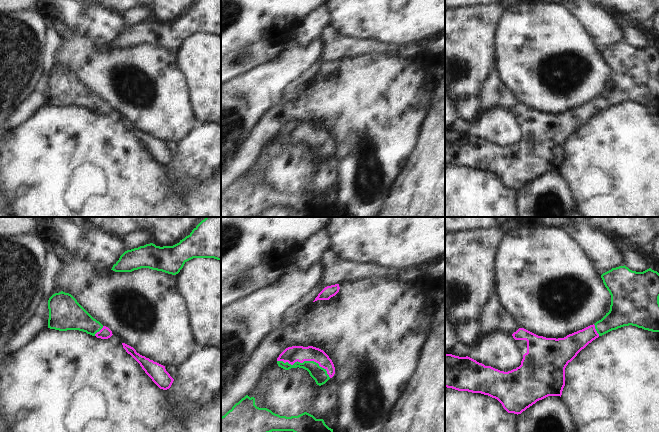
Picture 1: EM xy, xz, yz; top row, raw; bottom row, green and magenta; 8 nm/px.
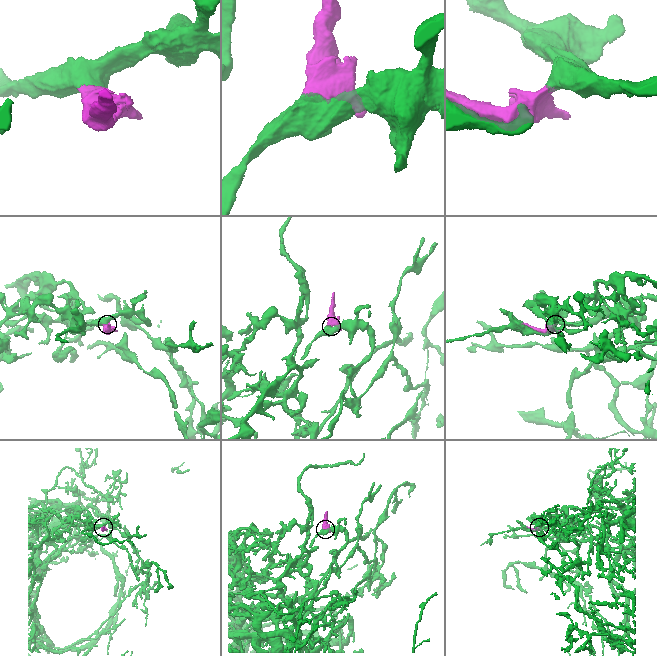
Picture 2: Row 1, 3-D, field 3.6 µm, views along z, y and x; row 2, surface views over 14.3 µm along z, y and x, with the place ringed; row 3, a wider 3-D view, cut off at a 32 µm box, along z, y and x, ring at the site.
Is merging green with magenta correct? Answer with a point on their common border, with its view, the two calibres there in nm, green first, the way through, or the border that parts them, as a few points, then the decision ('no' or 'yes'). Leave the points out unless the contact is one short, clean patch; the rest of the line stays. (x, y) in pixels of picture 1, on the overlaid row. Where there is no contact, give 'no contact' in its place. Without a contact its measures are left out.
xz (305, 361) | 120/130 nm | across xz (319, 374), (305, 361), (300, 356), (292, 354) | yes

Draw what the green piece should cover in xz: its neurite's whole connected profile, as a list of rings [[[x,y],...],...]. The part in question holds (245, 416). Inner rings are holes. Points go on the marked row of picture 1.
[[[246,395],[221,417],[221,432],[333,432],[323,419],[304,412],[298,416],[280,416],[255,405],[255,398]]]

